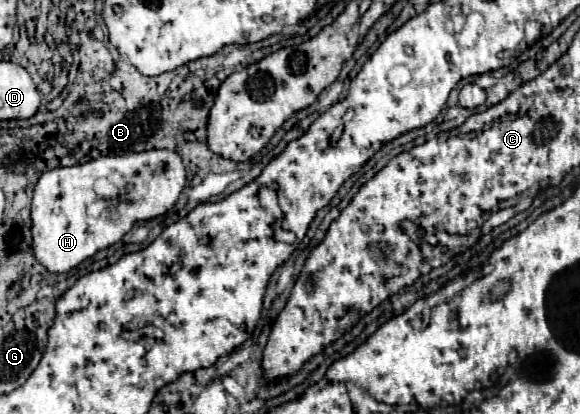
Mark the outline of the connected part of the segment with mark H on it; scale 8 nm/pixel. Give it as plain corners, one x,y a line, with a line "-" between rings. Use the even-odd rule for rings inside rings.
150,150
150,152
142,152
142,154
128,154
128,156
102,156
102,158
86,162
86,164
72,166
72,168
54,168
50,172
44,172
34,188
34,198
32,198
34,256
50,272
68,272
68,270
76,268
80,262
84,262
86,258
94,256
98,250
104,250
104,248
116,244
126,232
130,232
130,228
136,222
162,216
166,210
170,210
176,204
182,188
184,188
184,164
182,164
180,156
174,154
172,150
-
98,178
106,178
112,184
116,184
116,188
120,190
118,192
120,200
102,202
104,210
98,216
92,216
86,212
86,208
100,200
94,190
94,182

